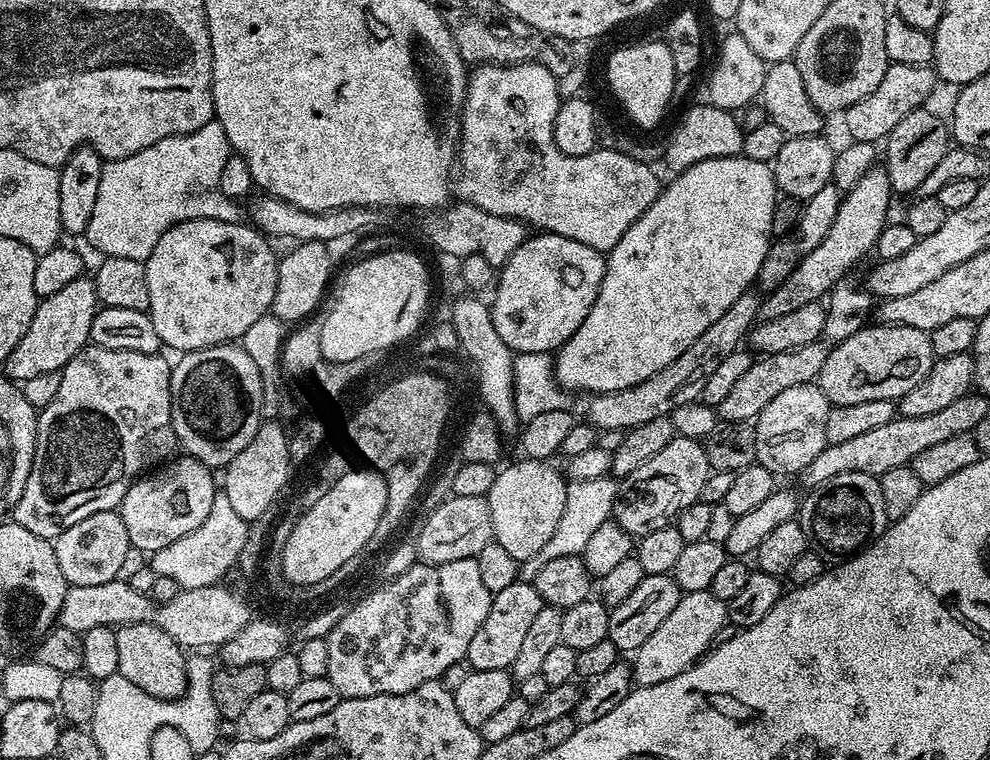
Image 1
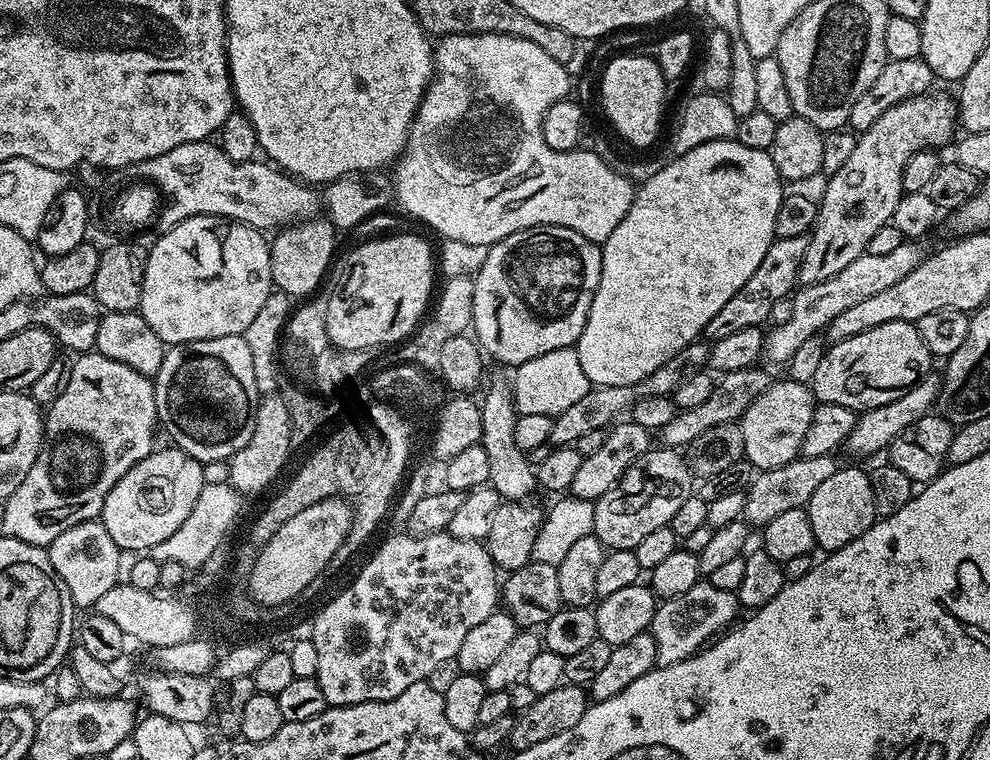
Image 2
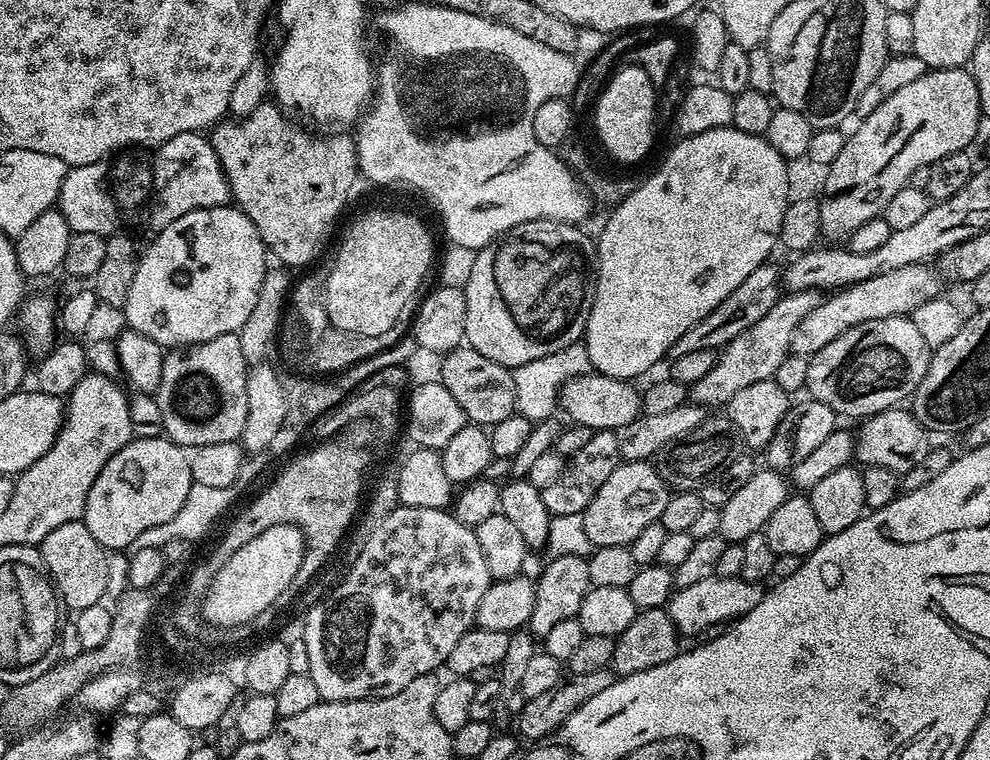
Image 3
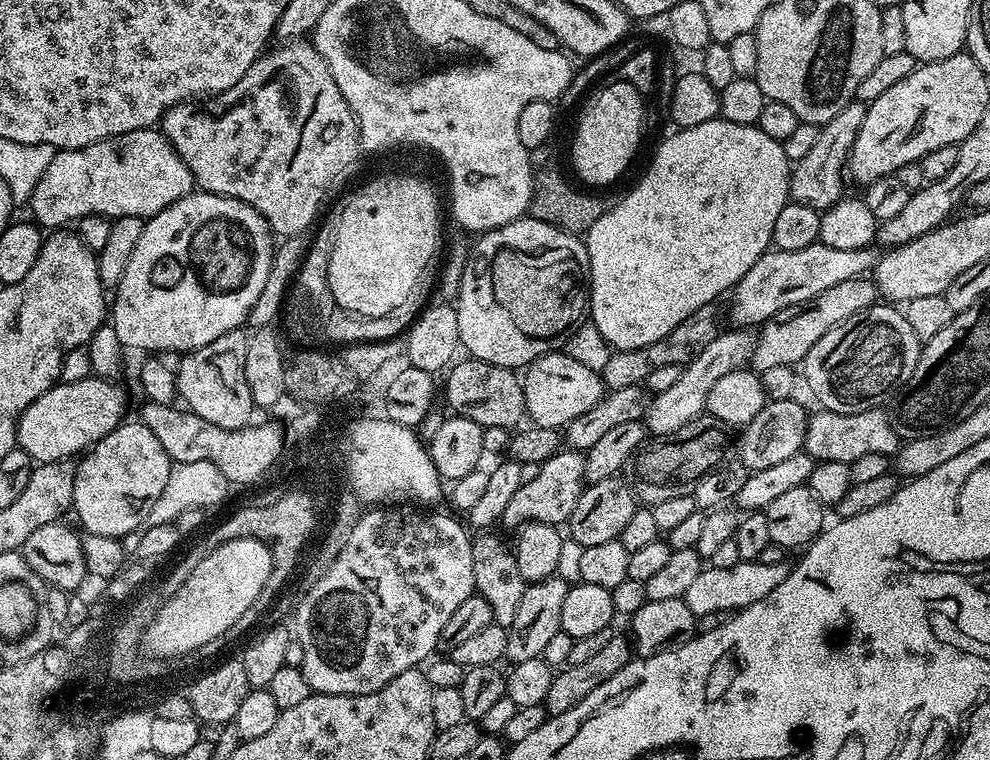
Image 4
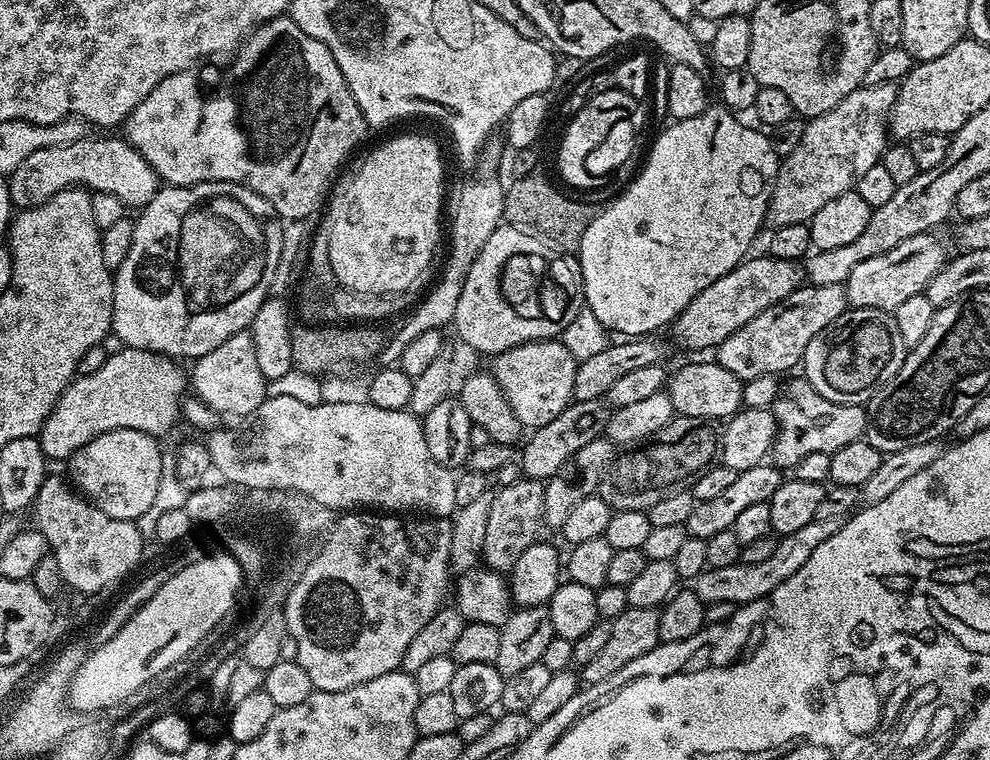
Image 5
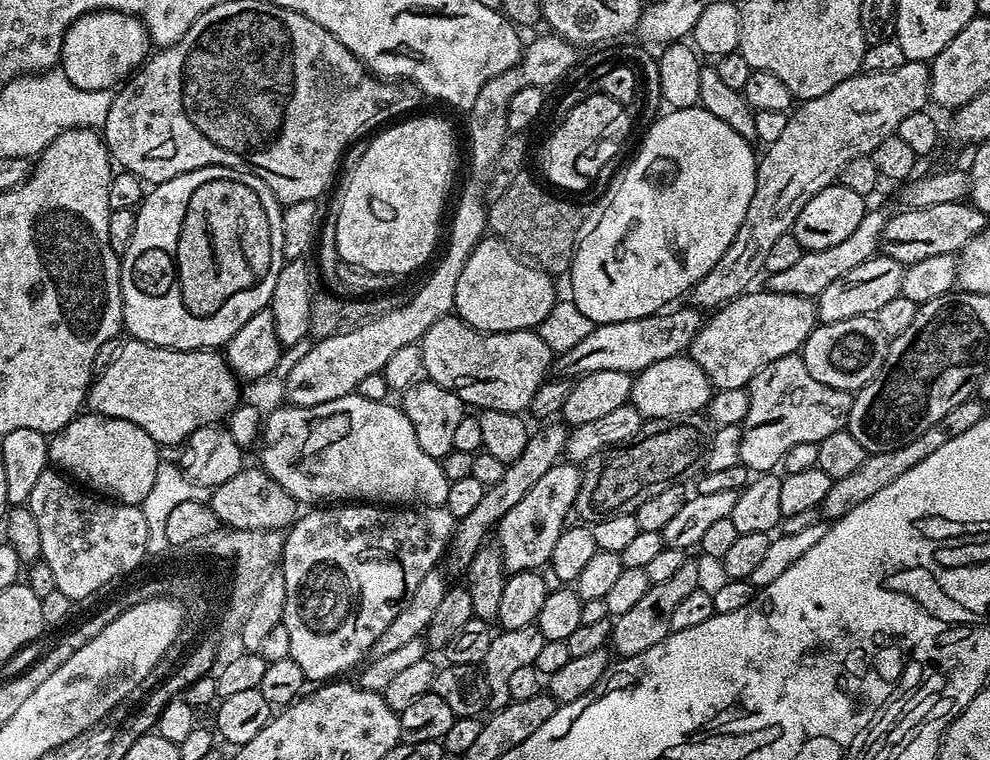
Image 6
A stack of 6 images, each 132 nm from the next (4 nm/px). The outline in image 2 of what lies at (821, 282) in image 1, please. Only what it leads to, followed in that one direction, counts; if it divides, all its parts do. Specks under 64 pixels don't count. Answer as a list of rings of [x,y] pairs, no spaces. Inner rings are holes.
[[[936,95],[915,96],[886,110],[870,130],[857,135],[850,158],[827,177],[824,197],[818,200],[816,224],[808,236],[806,258],[802,258],[801,285],[826,282],[826,278],[834,278],[834,274],[850,266],[854,258],[863,256],[870,238],[891,221],[894,206],[898,206],[904,192],[902,170],[906,162],[923,148],[940,150],[943,144],[953,143],[958,132],[957,101]]]

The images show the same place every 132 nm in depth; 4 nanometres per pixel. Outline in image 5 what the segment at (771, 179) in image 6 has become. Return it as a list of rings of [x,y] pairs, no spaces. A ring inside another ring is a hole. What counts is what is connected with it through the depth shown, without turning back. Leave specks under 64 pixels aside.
[[[864,84],[855,88],[834,110],[811,117],[805,123],[802,142],[779,161],[776,181],[768,199],[766,224],[769,229],[778,226],[807,224],[830,202],[855,189],[858,178],[880,163],[890,143],[890,117],[896,105],[895,84]]]

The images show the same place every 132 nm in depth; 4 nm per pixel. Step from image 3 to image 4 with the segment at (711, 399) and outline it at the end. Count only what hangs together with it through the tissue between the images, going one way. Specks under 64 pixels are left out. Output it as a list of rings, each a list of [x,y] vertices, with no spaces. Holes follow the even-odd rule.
[[[748,330],[731,331],[721,331],[720,335],[714,338],[714,342],[710,342],[710,346],[706,346],[702,354],[698,354],[698,358],[681,367],[678,382],[674,382],[674,386],[669,386],[651,397],[646,413],[646,428],[652,436],[665,436],[677,432],[682,430],[682,426],[686,426],[686,422],[694,422],[705,415],[708,395],[710,390],[714,390],[714,382],[718,382],[718,378],[723,378],[734,370],[745,367],[751,361],[753,333]]]

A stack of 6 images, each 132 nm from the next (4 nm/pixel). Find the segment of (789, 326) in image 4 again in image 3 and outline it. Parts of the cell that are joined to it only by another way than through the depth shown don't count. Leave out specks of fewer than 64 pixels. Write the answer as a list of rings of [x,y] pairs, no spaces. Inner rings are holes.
[[[931,263],[902,266],[902,270],[889,270],[886,274],[878,274],[866,282],[851,284],[848,288],[833,291],[827,295],[802,322],[798,322],[798,330],[794,330],[791,355],[811,358],[838,338],[838,334],[846,334],[854,326],[862,326],[862,322],[874,322],[878,318],[894,318],[895,316],[911,317],[922,302],[930,302],[941,295],[941,273]]]

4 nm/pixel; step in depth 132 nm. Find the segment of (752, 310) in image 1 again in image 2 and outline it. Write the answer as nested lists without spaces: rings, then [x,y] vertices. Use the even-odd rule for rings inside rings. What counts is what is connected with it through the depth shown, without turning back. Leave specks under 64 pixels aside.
[[[697,342],[686,346],[670,362],[660,364],[654,374],[642,378],[642,382],[630,386],[594,386],[574,406],[562,410],[553,419],[553,430],[551,443],[556,446],[572,446],[578,438],[587,434],[590,430],[611,429],[621,418],[627,417],[638,401],[651,396],[671,397],[676,387],[680,385],[687,376],[693,376],[695,372],[701,371],[708,363],[709,345],[704,342]],[[705,344],[705,345],[704,345]]]

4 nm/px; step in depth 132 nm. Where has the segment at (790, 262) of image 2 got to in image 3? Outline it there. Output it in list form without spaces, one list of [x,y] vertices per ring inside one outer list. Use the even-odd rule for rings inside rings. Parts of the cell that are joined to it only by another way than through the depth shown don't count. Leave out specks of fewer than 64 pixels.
[[[772,262],[760,264],[758,270],[754,270],[754,274],[748,275],[742,282],[742,286],[738,286],[738,290],[734,290],[734,294],[730,294],[726,298],[726,302],[718,302],[718,306],[714,306],[714,310],[710,310],[710,314],[706,314],[706,318],[694,322],[694,326],[690,326],[690,330],[686,330],[686,334],[682,334],[682,338],[678,338],[678,342],[674,342],[671,355],[678,357],[697,350],[723,348],[725,344],[738,338],[738,334],[742,334],[742,330],[750,330],[750,326],[754,326],[754,322],[766,318],[766,314],[770,314],[770,310],[781,295],[781,269],[779,267],[776,269]]]

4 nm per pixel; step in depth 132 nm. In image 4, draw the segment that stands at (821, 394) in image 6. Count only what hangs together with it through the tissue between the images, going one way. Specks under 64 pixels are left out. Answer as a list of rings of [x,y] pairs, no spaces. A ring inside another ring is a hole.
[[[873,406],[854,414],[838,414],[827,410],[817,413],[817,416],[816,413],[809,415],[803,446],[803,451],[810,453],[812,459],[817,462],[825,460],[849,465],[865,454],[882,454],[892,458],[900,450],[902,437],[896,433],[891,415],[887,411],[883,412],[880,406]]]

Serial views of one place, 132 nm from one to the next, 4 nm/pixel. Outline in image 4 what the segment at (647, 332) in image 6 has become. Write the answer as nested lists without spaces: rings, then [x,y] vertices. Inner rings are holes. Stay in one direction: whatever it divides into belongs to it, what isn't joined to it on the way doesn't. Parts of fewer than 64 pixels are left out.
[[[817,242],[806,246],[806,250],[769,250],[750,266],[750,270],[746,270],[746,274],[742,274],[735,288],[731,289],[728,316],[736,323],[733,325],[737,329],[755,329],[778,314],[778,310],[786,310],[786,306],[810,302],[810,298],[818,298],[822,290],[830,290],[830,286],[838,286],[838,282],[871,273],[878,259],[878,252],[874,249],[869,246],[858,250],[834,250],[834,246]]]

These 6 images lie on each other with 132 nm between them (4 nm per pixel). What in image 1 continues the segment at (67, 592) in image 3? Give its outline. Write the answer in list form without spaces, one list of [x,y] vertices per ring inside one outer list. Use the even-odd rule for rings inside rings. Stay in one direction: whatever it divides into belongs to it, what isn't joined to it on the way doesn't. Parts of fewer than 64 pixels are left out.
[[[119,511],[90,514],[90,518],[82,518],[75,526],[70,526],[54,541],[58,566],[62,566],[64,581],[69,586],[102,586],[102,582],[110,582],[121,575],[124,563],[128,560],[130,545],[126,526],[122,522]]]

